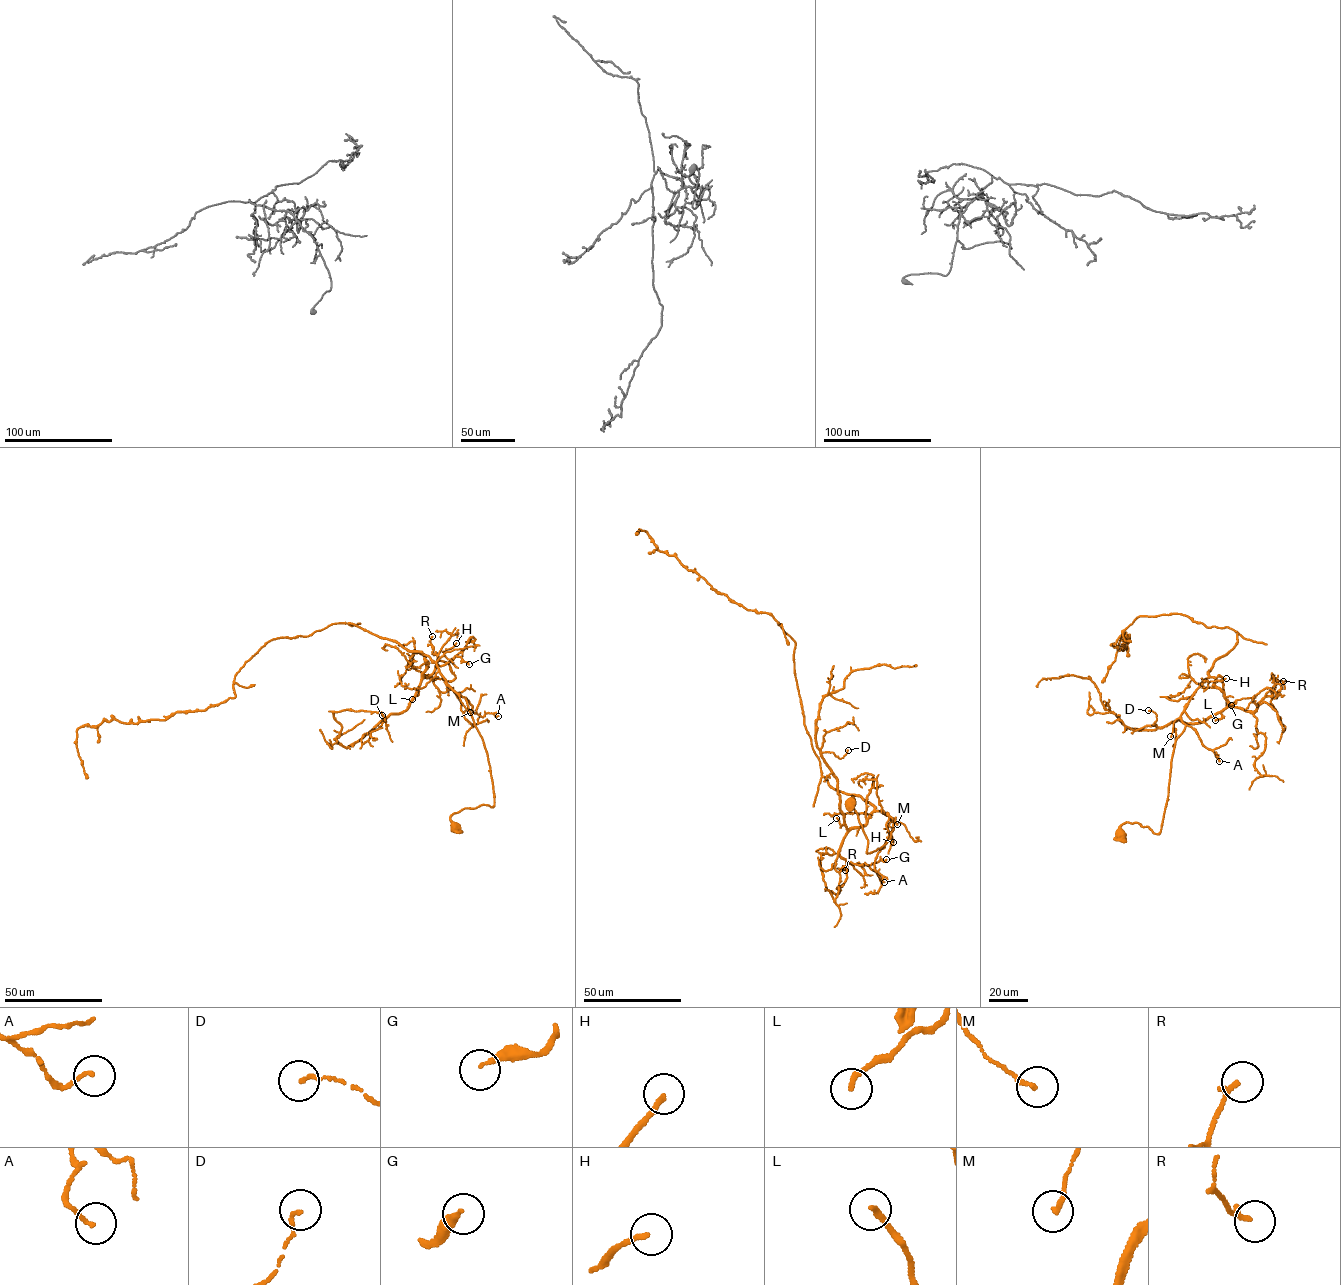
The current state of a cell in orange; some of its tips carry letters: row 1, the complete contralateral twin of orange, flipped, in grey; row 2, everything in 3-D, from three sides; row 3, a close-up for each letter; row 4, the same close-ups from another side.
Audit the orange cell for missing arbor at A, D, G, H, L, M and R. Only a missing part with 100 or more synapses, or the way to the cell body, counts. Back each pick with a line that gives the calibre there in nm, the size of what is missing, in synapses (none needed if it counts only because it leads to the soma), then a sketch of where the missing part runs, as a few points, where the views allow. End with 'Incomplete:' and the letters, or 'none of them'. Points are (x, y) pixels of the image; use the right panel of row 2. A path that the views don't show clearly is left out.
Incomplete: none of them

